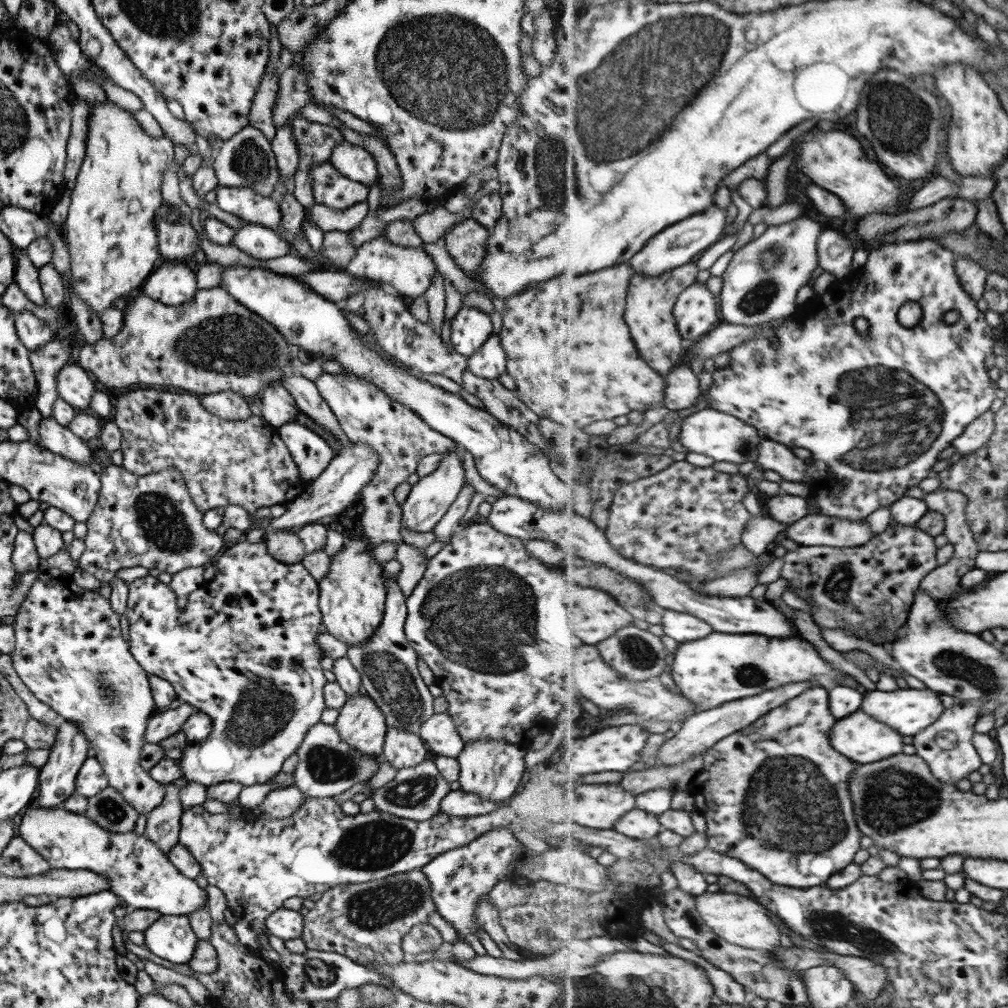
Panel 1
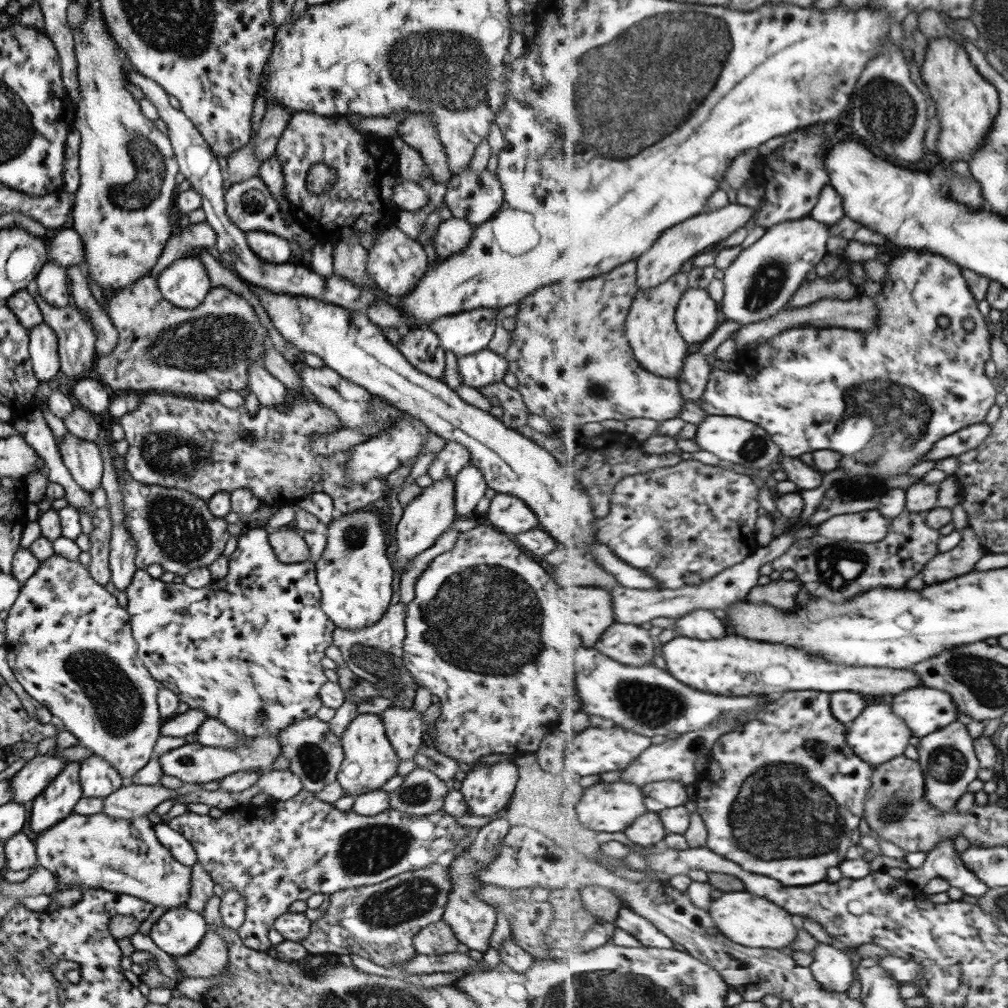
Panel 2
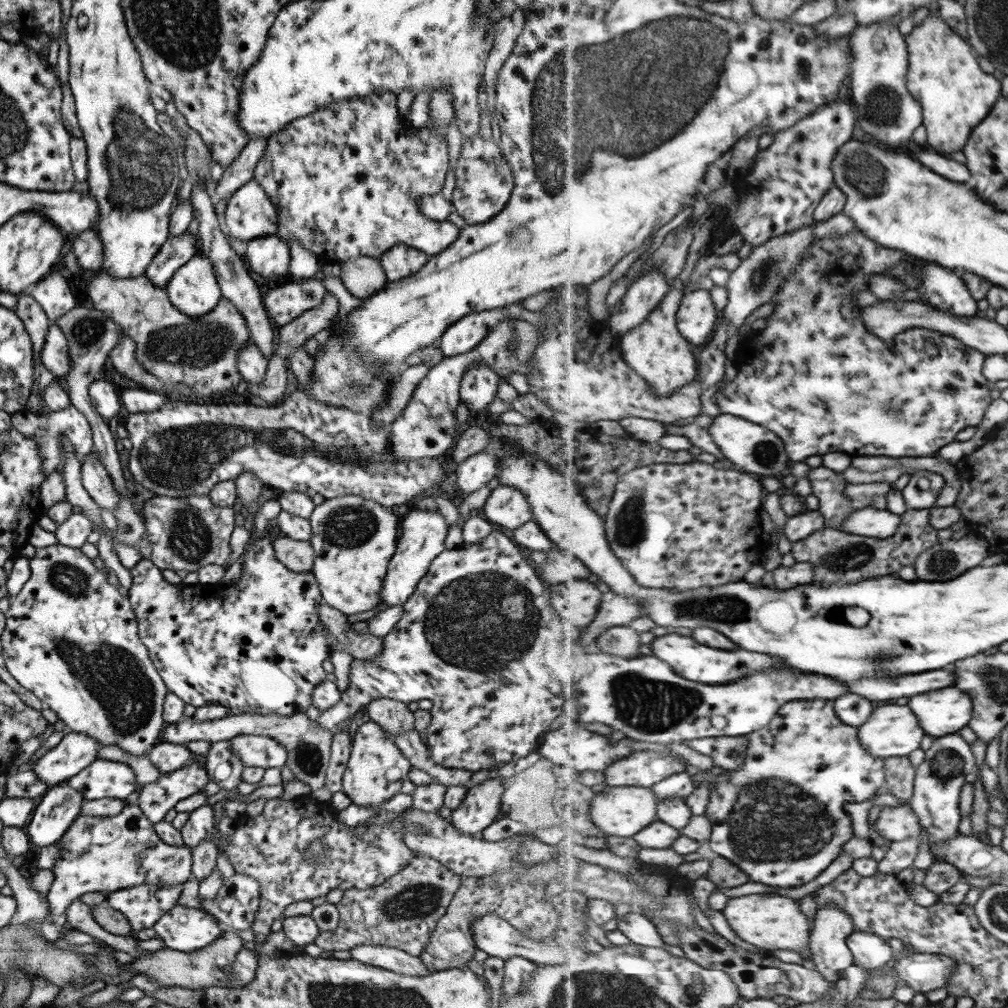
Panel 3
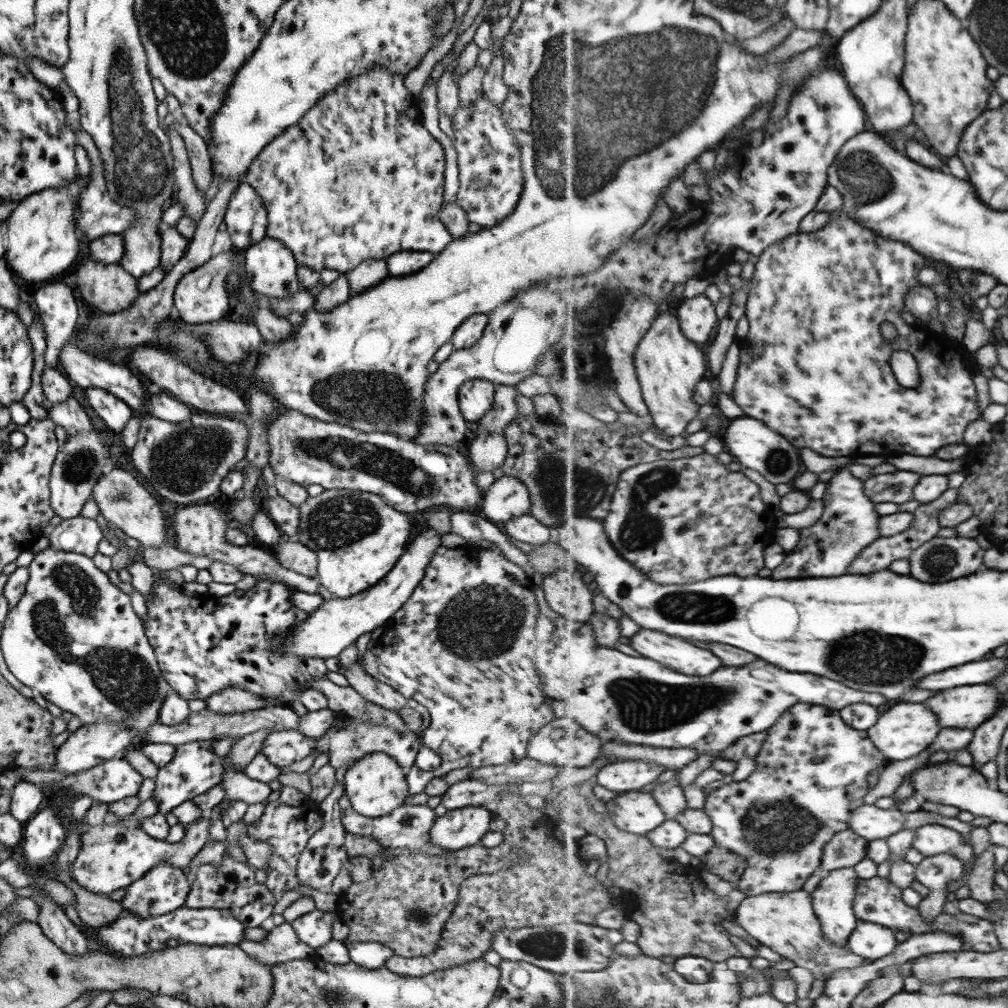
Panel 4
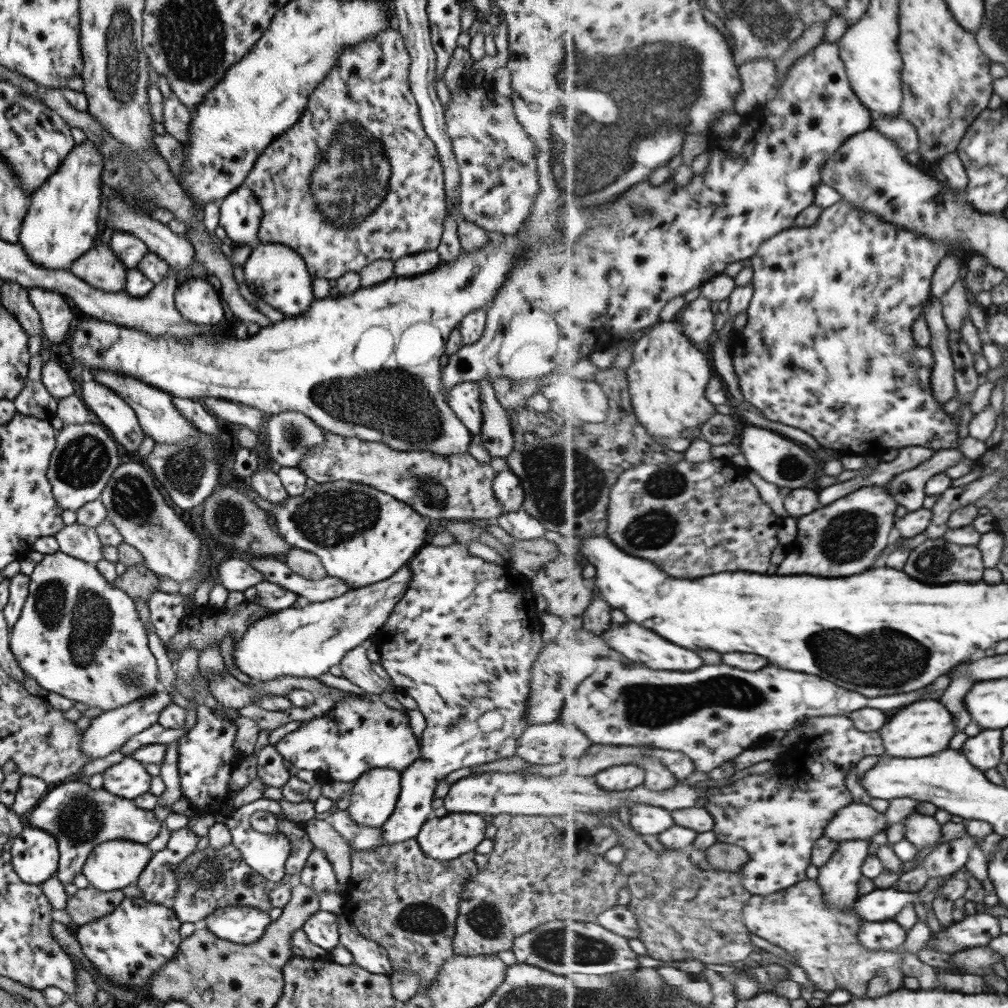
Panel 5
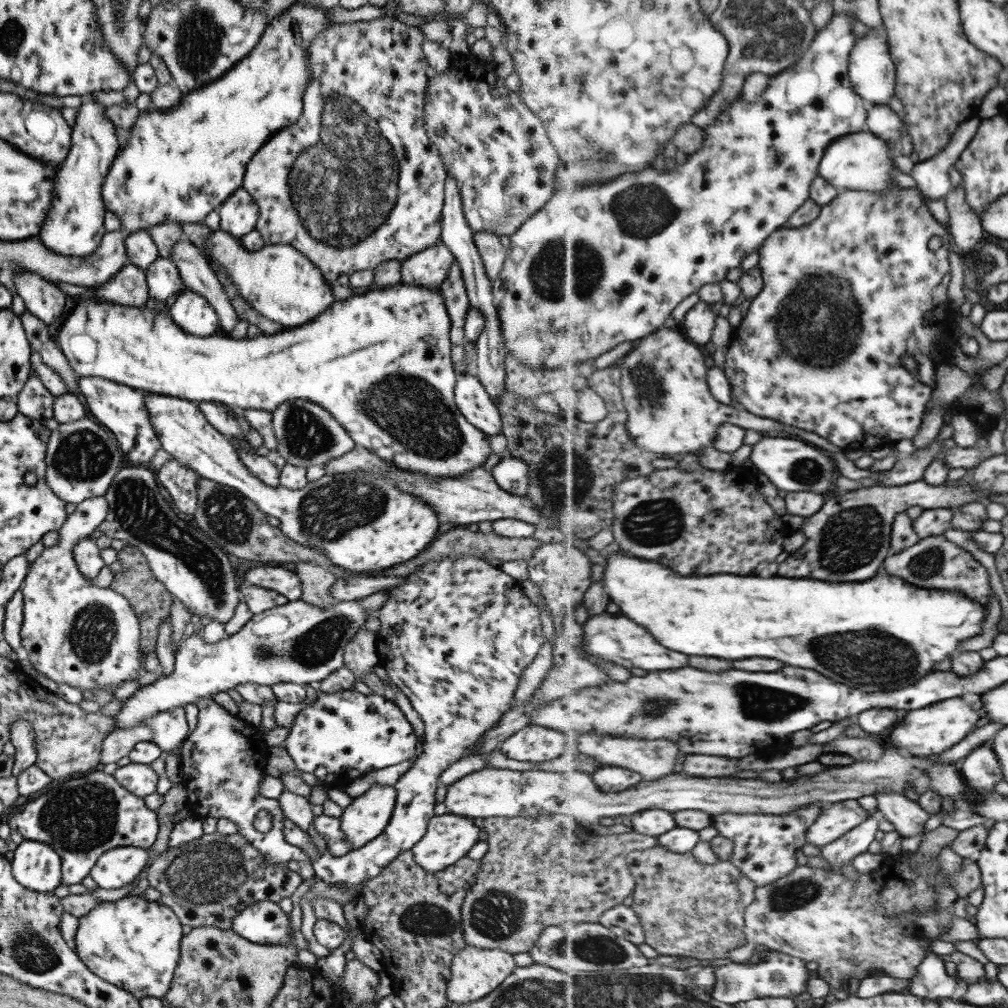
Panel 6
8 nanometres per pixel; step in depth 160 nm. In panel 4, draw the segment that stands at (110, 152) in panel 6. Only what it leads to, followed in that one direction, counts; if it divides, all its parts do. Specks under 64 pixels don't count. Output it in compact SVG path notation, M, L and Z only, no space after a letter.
M80 175L59 188L45 189L21 199L11 208L6 219L7 244L2 259L15 278L28 289L53 276L63 276L79 248L79 234L75 227L76 196L83 188L77 184Z

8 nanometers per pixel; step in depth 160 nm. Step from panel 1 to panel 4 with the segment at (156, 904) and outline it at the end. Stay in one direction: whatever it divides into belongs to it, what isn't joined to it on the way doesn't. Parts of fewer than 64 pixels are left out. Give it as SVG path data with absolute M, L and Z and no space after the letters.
M151 798L144 800L136 809L112 825L95 825L89 827L79 836L81 846L76 859L71 863L69 874L81 888L93 894L109 894L113 890L126 887L134 880L148 873L155 865L166 860L171 866L182 869L191 867L190 860L199 853L208 840L206 833L210 825L206 812L202 821L184 829L180 842L172 845L164 840L155 840L138 827L140 818L147 818L156 813L156 802Z

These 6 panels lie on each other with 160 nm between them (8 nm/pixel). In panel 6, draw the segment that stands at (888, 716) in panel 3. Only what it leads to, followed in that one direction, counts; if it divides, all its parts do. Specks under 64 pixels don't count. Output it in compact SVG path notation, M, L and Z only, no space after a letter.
M953 698L949 702L939 702L939 704L933 704L929 708L909 712L903 718L903 724L899 724L893 730L891 742L893 742L893 747L903 753L918 757L943 754L963 741L963 738L968 736L969 732L975 728L979 718L981 716L977 714L977 710L973 710L963 698Z

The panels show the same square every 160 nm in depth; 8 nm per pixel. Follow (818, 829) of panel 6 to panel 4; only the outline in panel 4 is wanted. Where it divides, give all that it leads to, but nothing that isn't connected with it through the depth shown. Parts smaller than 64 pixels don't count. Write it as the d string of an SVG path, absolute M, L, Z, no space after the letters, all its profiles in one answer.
M863 805L852 811L850 828L868 841L887 839L901 832L907 824L905 813L885 810L875 805Z

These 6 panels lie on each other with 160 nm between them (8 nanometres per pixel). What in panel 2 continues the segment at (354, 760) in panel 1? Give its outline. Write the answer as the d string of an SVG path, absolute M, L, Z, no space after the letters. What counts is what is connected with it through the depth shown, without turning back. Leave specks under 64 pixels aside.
M314 717L294 722L278 734L278 741L282 750L280 754L289 760L288 769L299 777L303 790L316 793L325 784L336 781L336 774L343 760L342 746L326 722Z

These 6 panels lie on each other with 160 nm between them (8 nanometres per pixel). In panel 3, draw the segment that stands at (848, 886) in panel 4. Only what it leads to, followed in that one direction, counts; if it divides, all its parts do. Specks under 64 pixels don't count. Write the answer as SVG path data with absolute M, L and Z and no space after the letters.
M836 902L819 904L819 906L823 906L823 908L819 908L819 912L815 914L817 922L813 926L810 946L812 962L829 982L837 982L841 977L841 973L854 965L855 958L849 948L848 938L856 931L856 923L852 919L852 915Z

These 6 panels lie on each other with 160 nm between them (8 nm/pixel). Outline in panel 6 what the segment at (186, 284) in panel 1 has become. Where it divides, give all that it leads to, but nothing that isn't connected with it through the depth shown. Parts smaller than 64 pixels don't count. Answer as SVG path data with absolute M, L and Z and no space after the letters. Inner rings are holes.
M220 229L207 236L200 253L229 275L238 293L262 317L293 328L311 321L335 301L321 271L292 246L265 245L255 230L241 238L231 237ZM183 290L168 305L171 320L187 334L208 337L219 332L217 315L200 294Z

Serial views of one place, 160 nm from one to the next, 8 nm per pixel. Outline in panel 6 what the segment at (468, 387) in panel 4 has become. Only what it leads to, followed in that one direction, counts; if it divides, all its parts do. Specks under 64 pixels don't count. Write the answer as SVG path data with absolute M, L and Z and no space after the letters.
M457 374L452 393L457 410L469 424L487 437L501 433L500 413L477 377Z

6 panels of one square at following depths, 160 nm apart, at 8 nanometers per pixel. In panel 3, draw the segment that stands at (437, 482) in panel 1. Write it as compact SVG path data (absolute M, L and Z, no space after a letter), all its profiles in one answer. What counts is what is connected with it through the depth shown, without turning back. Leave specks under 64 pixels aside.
M412 508L399 524L401 526L399 526L395 550L387 564L377 607L384 606L384 604L386 608L397 606L397 604L402 606L403 602L413 594L415 585L427 572L429 564L444 549L448 524L438 510L428 511Z

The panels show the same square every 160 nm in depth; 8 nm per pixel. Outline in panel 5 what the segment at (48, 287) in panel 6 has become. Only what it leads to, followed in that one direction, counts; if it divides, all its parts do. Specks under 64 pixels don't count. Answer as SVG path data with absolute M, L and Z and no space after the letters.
M41 287L26 291L29 302L38 312L45 340L49 340L51 344L63 342L73 320L66 297Z

